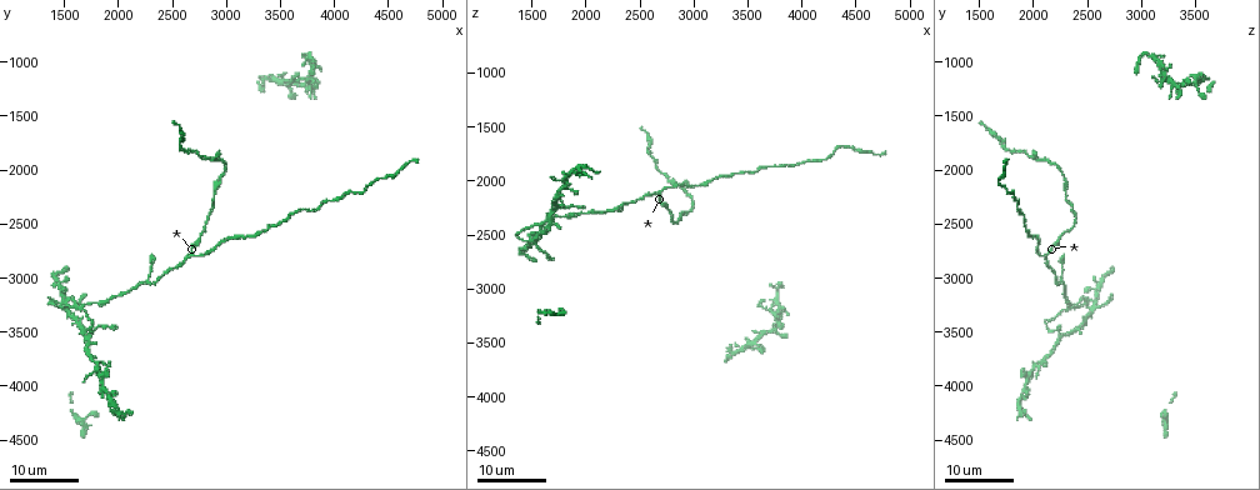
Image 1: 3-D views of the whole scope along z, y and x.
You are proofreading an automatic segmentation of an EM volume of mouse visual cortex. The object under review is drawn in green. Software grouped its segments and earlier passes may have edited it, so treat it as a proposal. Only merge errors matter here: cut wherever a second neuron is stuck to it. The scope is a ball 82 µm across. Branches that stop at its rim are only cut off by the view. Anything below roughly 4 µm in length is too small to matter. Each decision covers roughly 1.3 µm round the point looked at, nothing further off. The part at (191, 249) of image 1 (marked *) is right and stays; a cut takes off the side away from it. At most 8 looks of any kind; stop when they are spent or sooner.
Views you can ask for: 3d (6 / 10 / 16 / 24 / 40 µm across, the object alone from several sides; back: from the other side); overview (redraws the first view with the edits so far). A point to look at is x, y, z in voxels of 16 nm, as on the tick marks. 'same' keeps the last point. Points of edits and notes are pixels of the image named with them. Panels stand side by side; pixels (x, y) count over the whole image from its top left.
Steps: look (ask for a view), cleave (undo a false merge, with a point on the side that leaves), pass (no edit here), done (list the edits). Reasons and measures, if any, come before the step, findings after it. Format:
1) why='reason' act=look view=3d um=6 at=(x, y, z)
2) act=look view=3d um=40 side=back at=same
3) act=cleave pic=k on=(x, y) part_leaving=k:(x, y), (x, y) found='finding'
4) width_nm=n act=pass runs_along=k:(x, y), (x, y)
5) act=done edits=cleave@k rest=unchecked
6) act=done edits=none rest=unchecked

act=look view=3d um=16 at=(2920, 1920, 2080)

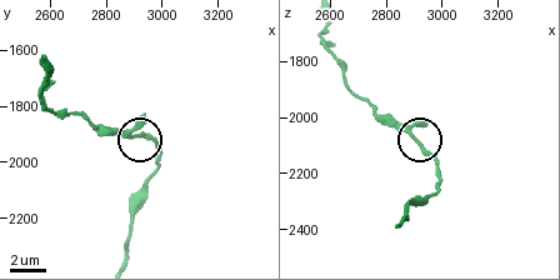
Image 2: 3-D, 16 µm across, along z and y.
act=look view=3d um=10 at=(2910, 1900, 2070)

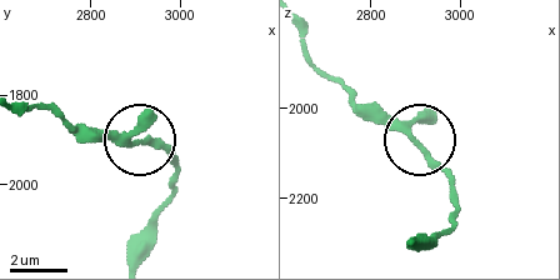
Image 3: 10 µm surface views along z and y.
arms=3 act=pass runs_along=3:(129, 254), (169, 190), (171, 161), (148, 140), (66, 128) found='all the same neuron'

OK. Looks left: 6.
why='a narrow waist' act=look view=3d um=24 at=(4240, 2200, 1780)

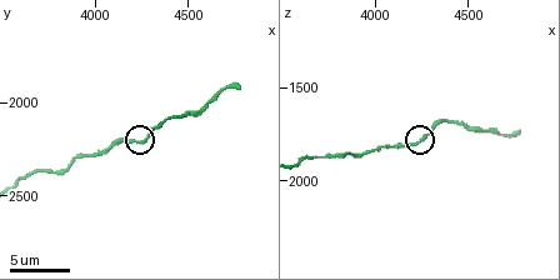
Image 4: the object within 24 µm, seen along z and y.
act=look view=3d um=6 at=(4240, 2200, 1780)

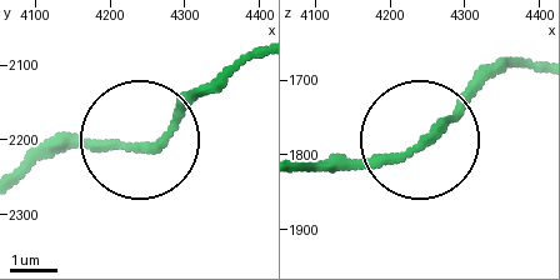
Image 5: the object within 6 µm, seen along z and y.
act=pass runs_along=5:(24, 174), (84, 143), (156, 139), (224, 75) found='all the same neuron'

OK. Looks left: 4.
why='calibre changes' act=look view=3d um=6 at=(4460, 2080, 1680)

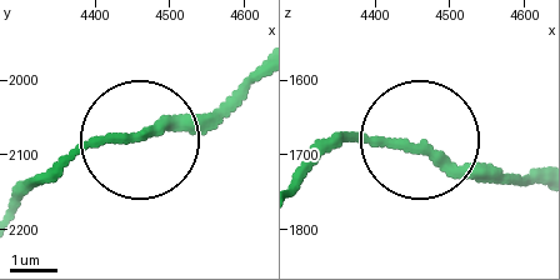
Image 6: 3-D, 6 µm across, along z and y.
act=pass runs_along=6:(28, 196), (99, 144), (239, 105) found='continuous, no second neuron'

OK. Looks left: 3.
why='thick turns thin' act=look view=3d um=16 at=(2900, 2180, 2280)

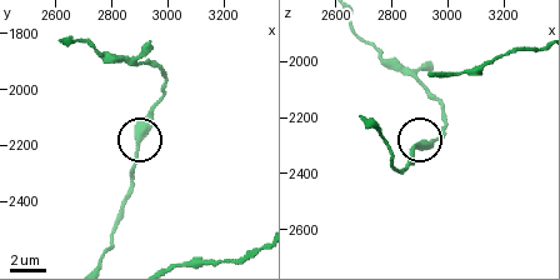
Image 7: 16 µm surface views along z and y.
act=look view=3d um=10 at=same

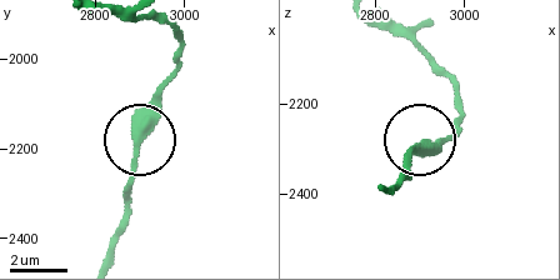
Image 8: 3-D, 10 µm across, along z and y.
act=pass runs_along=8:(105, 258), (126, 208), (133, 150), (150, 100), (166, 81) found='continuous, no second neuron'

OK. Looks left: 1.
act=done edits=none rest=unchecked

